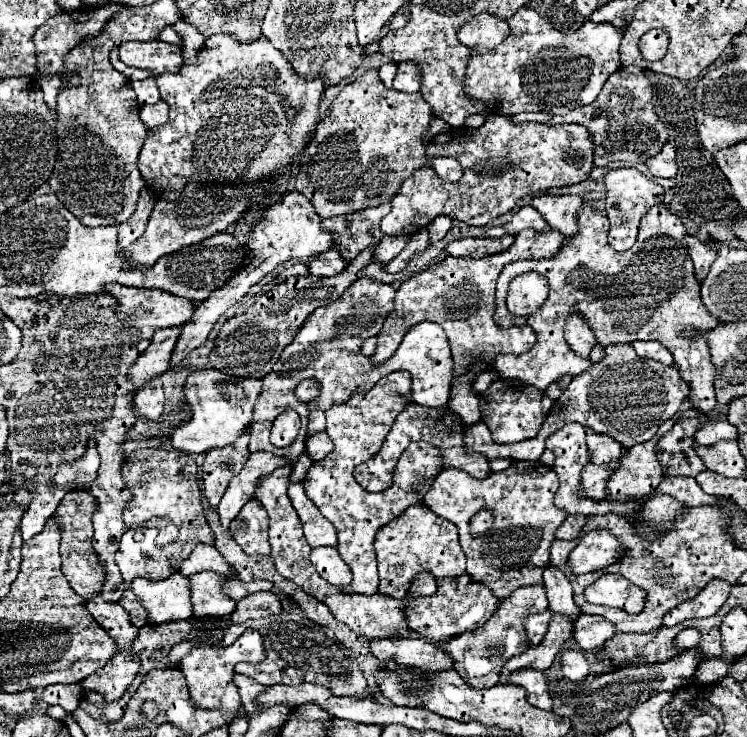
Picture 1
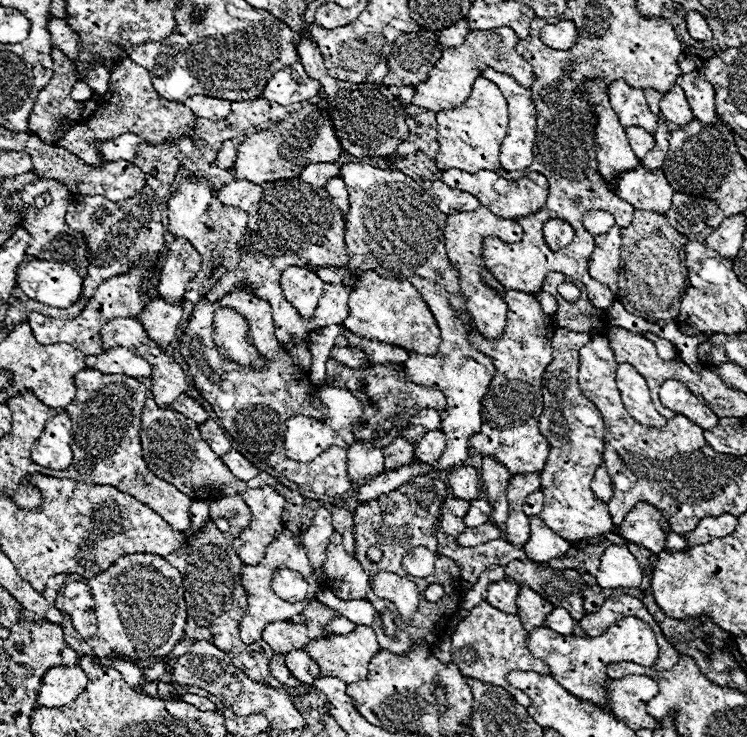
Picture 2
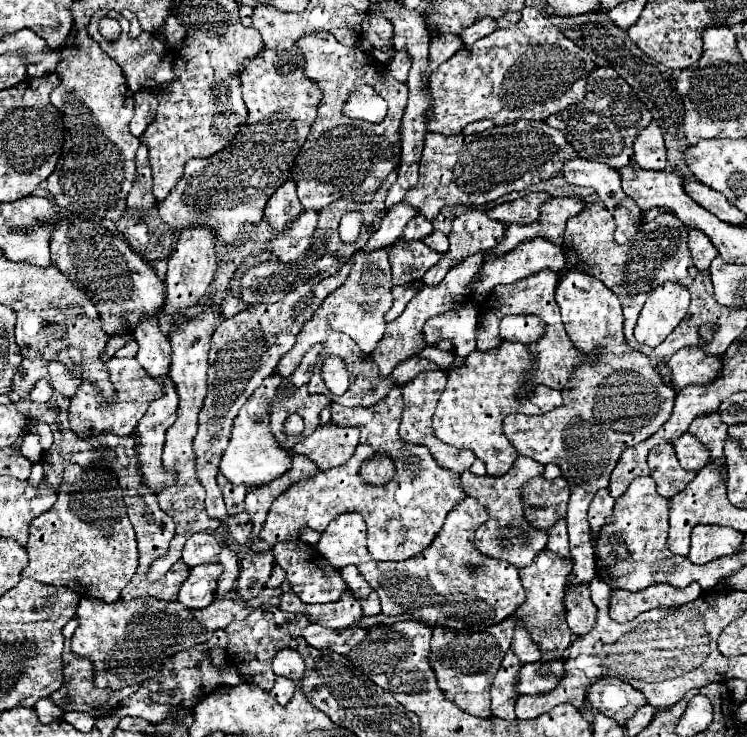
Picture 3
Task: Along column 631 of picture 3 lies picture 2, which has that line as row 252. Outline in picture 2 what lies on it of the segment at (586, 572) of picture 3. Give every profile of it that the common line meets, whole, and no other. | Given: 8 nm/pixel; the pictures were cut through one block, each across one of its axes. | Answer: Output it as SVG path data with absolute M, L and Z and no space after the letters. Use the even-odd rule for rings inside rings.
M350 162L340 168L340 176L344 178L350 196L350 212L346 214L344 236L346 254L350 260L346 268L312 266L312 270L324 282L342 286L358 282L358 276L368 270L378 272L380 276L394 276L396 280L410 280L430 306L430 312L434 312L434 320L438 322L442 334L442 344L434 356L410 354L410 358L404 362L404 370L410 382L442 390L448 402L446 412L440 414L442 432L446 434L446 452L442 452L442 460L430 466L415 459L408 466L386 470L370 478L358 488L358 498L366 502L396 490L414 476L450 472L468 460L468 440L474 436L474 432L480 432L482 398L492 382L496 368L490 356L476 352L476 348L468 342L468 334L472 332L472 316L468 314L466 300L460 294L460 274L456 268L452 268L444 246L444 228L448 216L440 212L438 206L430 204L430 196L422 190L422 186L398 170L380 170L370 164Z

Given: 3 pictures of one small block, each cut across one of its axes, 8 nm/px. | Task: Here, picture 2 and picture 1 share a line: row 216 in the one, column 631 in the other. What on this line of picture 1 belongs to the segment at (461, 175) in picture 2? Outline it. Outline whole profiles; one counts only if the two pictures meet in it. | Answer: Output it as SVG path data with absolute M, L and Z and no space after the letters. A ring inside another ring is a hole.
M566 424L562 430L554 432L546 440L546 448L556 454L554 462L554 472L560 478L560 488L556 492L554 504L562 508L568 514L598 514L598 512L618 512L626 518L636 518L638 510L646 500L636 500L636 502L594 502L594 500L582 500L578 498L578 482L580 482L580 472L588 464L588 448L584 442L584 426L582 424Z

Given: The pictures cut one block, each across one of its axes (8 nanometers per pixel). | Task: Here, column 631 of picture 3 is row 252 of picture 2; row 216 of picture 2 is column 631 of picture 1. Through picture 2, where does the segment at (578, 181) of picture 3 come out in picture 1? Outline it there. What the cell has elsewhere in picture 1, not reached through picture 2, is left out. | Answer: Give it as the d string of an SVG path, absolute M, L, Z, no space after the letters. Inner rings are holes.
M618 168L618 170L610 170L604 176L604 184L606 184L606 216L610 220L610 232L608 232L608 244L618 250L624 252L628 248L634 246L636 238L638 238L638 224L642 220L642 216L656 204L662 204L662 194L664 190L648 180L644 174L640 174L636 168Z

